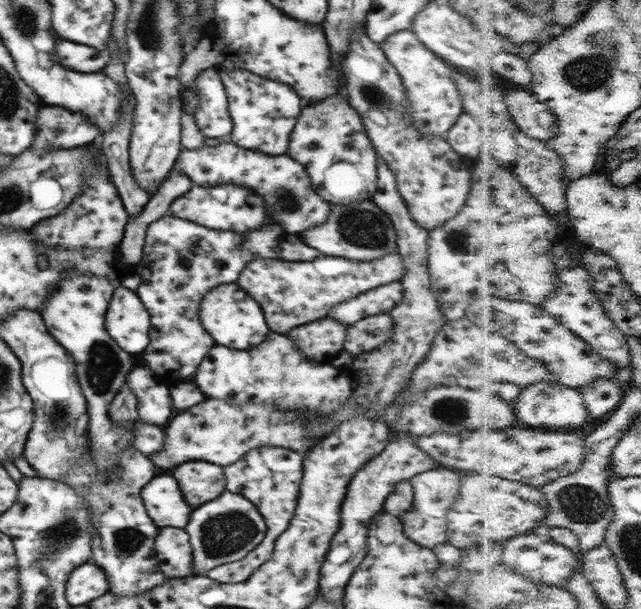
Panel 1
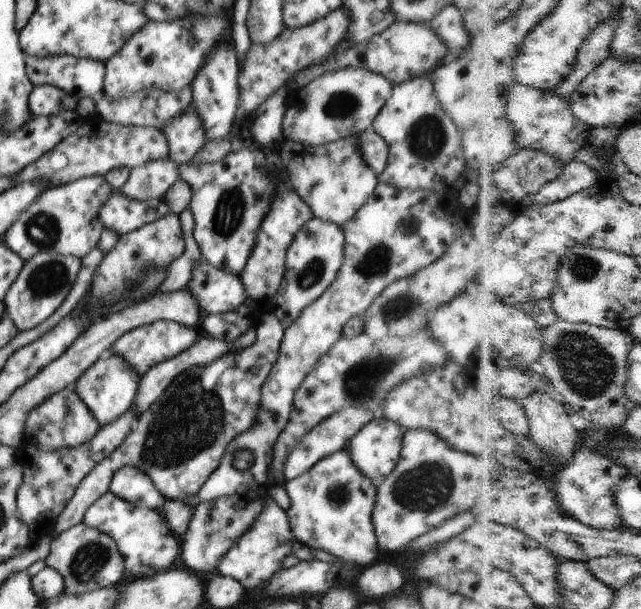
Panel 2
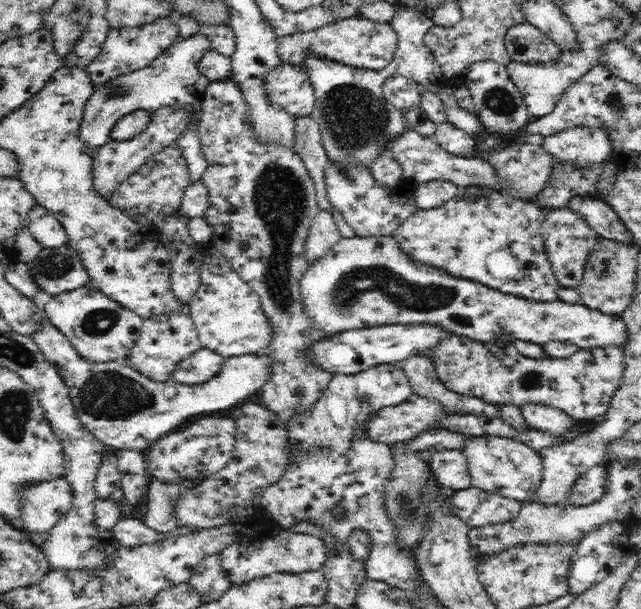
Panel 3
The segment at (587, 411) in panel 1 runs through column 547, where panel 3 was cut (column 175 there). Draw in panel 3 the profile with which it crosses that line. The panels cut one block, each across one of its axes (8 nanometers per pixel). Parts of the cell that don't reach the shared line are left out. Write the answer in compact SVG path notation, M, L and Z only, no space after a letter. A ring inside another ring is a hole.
M46 322L44 330L38 332L34 339L36 339L46 361L56 369L56 373L66 385L67 395L78 422L90 434L94 435L97 441L118 449L132 447L147 449L152 442L157 441L166 433L180 428L182 424L186 424L193 417L210 414L216 410L230 410L242 399L254 394L261 388L263 380L268 376L268 366L270 366L268 356L264 352L230 357L224 360L218 374L214 374L210 380L187 385L172 378L165 381L151 379L136 369L128 367L124 360L117 359L102 363L87 360L85 356L78 353L68 337L50 322Z

